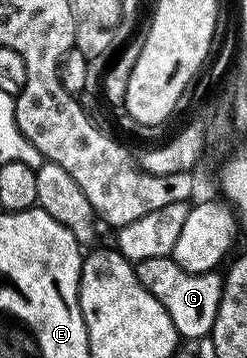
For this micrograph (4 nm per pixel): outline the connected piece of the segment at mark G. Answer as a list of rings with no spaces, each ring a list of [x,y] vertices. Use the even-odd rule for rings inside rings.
[[[173,256],[144,259],[134,265],[136,279],[168,311],[168,319],[176,327],[179,338],[198,341],[201,337],[209,338],[214,332],[216,311],[220,307],[222,298],[223,274],[218,271],[209,273],[193,273],[184,271],[180,263],[174,261]]]

